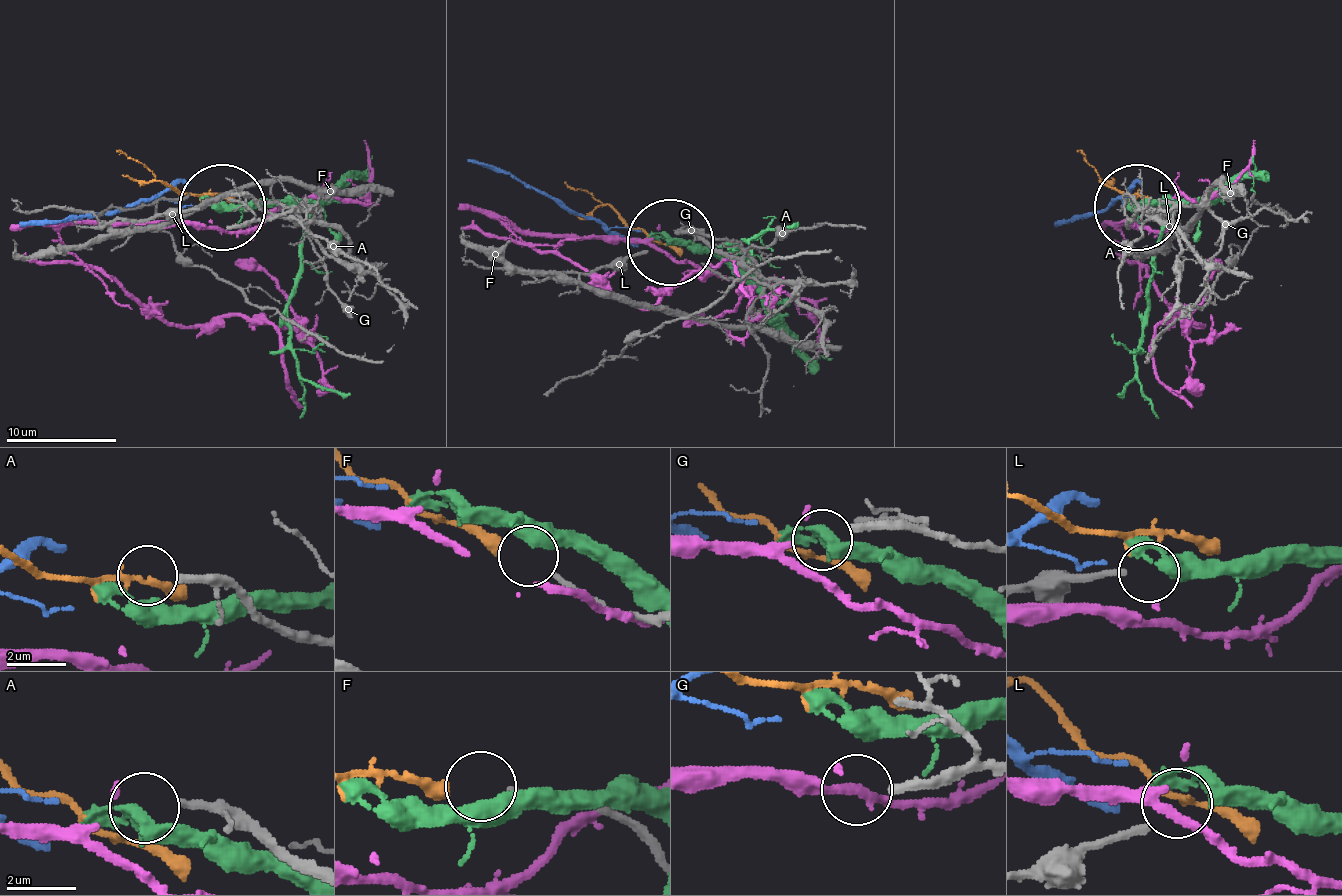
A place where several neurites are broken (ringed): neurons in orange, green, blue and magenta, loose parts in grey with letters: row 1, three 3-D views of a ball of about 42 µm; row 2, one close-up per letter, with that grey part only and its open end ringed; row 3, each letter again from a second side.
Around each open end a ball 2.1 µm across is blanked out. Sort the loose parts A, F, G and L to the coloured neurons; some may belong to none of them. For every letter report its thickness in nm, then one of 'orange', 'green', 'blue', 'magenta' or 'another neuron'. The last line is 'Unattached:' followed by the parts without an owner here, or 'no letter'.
A: 240 nm thick; another neuron
F: 190 nm thick; orange
G: 280 nm thick; magenta
L: 240 nm thick; green
Unattached: A

